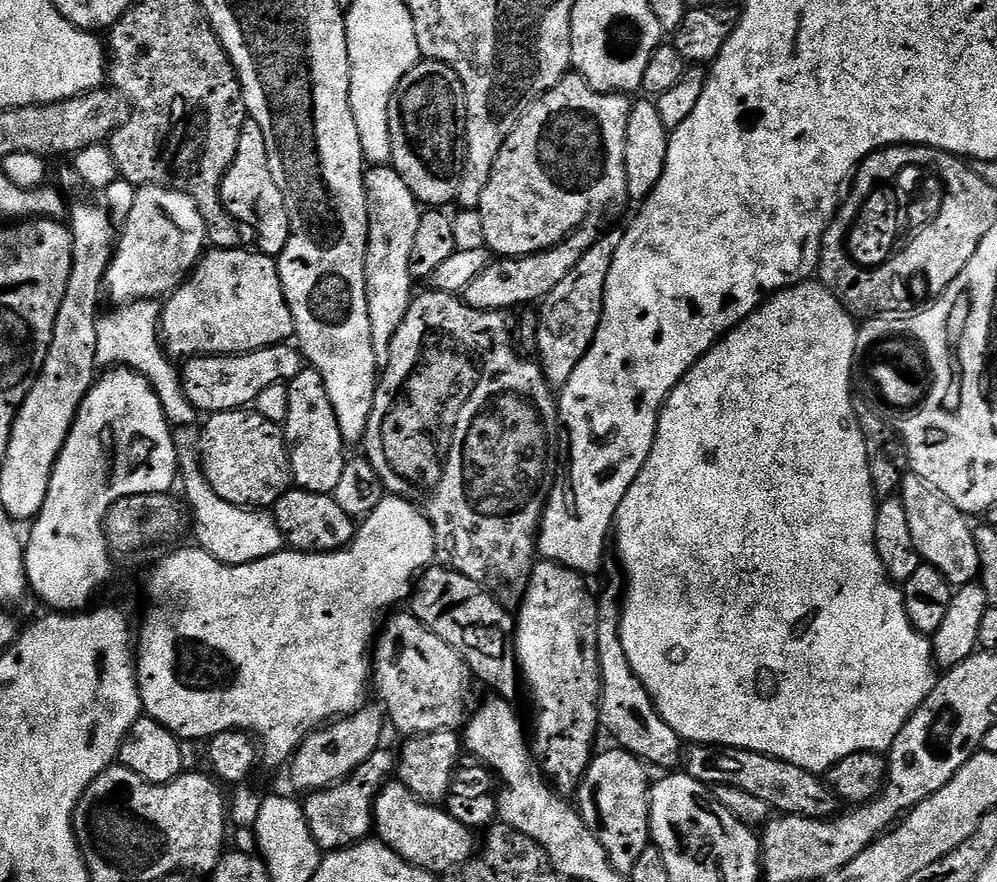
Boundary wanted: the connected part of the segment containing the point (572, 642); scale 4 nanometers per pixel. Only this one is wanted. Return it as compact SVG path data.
M541 559L532 567L532 577L528 583L528 589L515 617L516 631L514 639L516 642L516 659L520 661L520 671L523 683L526 685L526 692L532 695L532 730L530 726L530 747L532 755L540 763L540 769L548 777L553 788L561 794L575 793L579 789L584 775L588 772L588 766L592 762L594 749L592 743L596 740L596 727L601 727L600 719L600 655L598 654L598 610L596 609L598 600L588 589L588 584L581 573L570 570L566 566L556 564L552 560Z

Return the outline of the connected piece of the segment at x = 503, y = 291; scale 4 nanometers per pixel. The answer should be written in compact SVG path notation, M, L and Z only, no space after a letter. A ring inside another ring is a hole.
M589 218L586 223L575 228L572 235L565 238L561 244L555 244L544 252L535 252L532 256L493 259L486 266L486 270L482 270L482 274L478 274L478 278L474 278L474 282L464 288L462 299L476 310L487 312L504 312L509 310L508 308L518 307L519 304L535 305L537 302L543 302L550 290L554 290L554 286L558 286L558 282L562 282L562 278L566 278L566 274L570 274L570 270L574 270L578 262L582 262L586 250L590 250L590 246L594 246L594 242L600 239L602 229L598 221L599 219Z

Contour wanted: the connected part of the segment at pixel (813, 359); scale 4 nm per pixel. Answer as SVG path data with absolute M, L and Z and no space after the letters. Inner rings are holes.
M805 282L795 284L792 288L783 288L781 292L771 293L760 307L754 310L738 327L721 338L696 365L689 370L674 386L674 390L664 402L664 408L658 418L654 446L650 450L650 458L646 458L646 466L634 478L634 486L626 490L626 498L616 511L614 525L614 548L620 551L620 560L624 563L624 572L628 575L626 591L622 596L622 611L620 614L620 633L622 646L626 646L626 658L630 658L630 666L638 674L638 678L646 686L648 695L656 704L661 718L679 734L681 741L692 744L717 744L723 748L745 748L761 752L767 756L778 758L782 762L790 762L794 766L802 766L802 770L817 774L826 774L842 758L850 758L850 754L859 752L887 753L894 738L906 726L909 718L916 713L918 706L930 694L930 690L938 679L938 665L934 659L931 639L925 633L917 632L913 628L910 618L906 614L904 593L886 574L882 566L882 558L876 549L874 538L874 522L876 521L876 505L878 497L872 479L870 478L870 462L866 458L866 438L862 434L862 426L856 417L854 395L852 396L852 363L856 360L857 321L852 313L845 310L843 304L825 284L819 282Z

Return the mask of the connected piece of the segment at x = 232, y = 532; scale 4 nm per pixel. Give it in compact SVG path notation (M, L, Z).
M199 423L194 425L178 425L173 427L172 429L172 437L174 438L174 450L176 451L176 468L178 472L181 472L184 475L184 492L183 495L186 497L187 507L190 509L190 520L194 525L194 532L196 528L196 540L195 543L199 545L199 547L205 548L211 556L214 558L218 558L218 562L222 562L223 564L249 564L250 562L254 562L255 560L261 560L262 558L266 558L267 556L273 556L274 553L281 551L285 547L284 543L284 535L278 530L278 522L276 521L275 515L271 511L268 510L253 510L250 508L240 508L236 504L231 504L230 502L226 502L222 498L218 498L218 494L215 490L210 486L210 482L206 478L206 474L204 473L203 466L200 465L200 433L202 431L201 425Z

